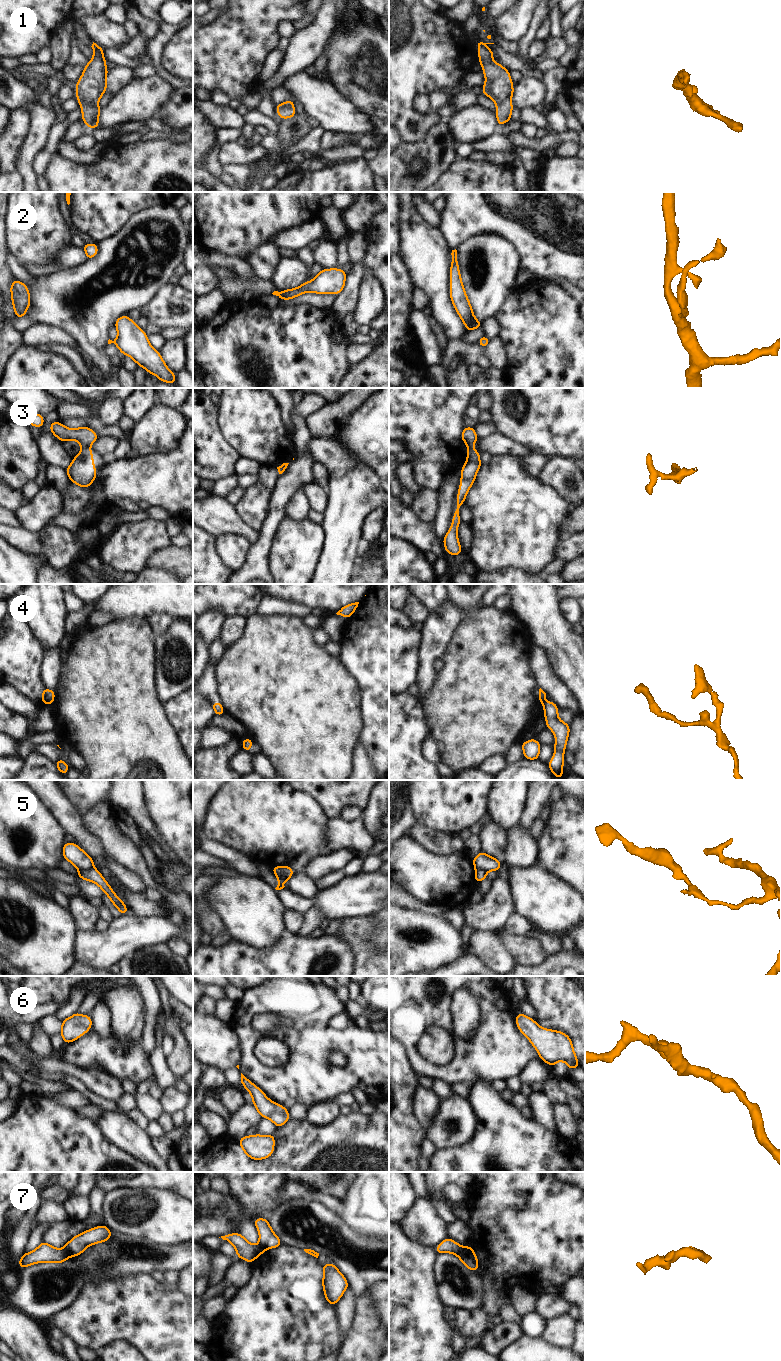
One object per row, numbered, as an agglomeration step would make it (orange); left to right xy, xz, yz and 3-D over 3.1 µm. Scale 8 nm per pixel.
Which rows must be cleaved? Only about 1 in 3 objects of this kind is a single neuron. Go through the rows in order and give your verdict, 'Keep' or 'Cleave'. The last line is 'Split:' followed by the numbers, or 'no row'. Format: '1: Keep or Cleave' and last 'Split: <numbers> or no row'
1: Keep
2: Keep
3: Cleave
4: Cleave
5: Cleave
6: Keep
7: Cleave
Split: 3, 4, 5, 7

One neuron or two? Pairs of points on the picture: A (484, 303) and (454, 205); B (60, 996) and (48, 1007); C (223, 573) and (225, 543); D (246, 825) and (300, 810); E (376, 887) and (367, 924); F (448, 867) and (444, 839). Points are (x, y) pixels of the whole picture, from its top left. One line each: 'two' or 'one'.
A: two
B: two
C: two
D: one
E: two
F: two

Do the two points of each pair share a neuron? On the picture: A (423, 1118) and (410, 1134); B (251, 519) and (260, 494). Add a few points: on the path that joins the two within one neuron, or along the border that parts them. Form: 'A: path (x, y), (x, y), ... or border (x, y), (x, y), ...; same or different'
A: border (413, 1100), (413, 1115), (425, 1131); different
B: path (252, 513), (255, 500); same

